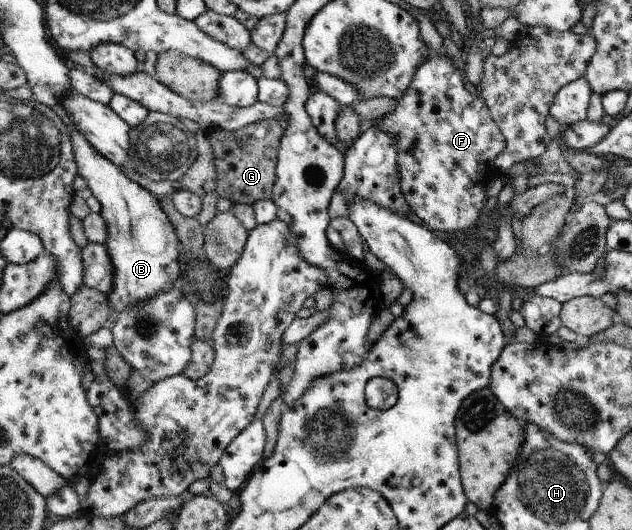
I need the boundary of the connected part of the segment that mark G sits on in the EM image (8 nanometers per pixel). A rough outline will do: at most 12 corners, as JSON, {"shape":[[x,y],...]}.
{"shape":[[277,119],[211,131],[216,193],[271,199]]}

